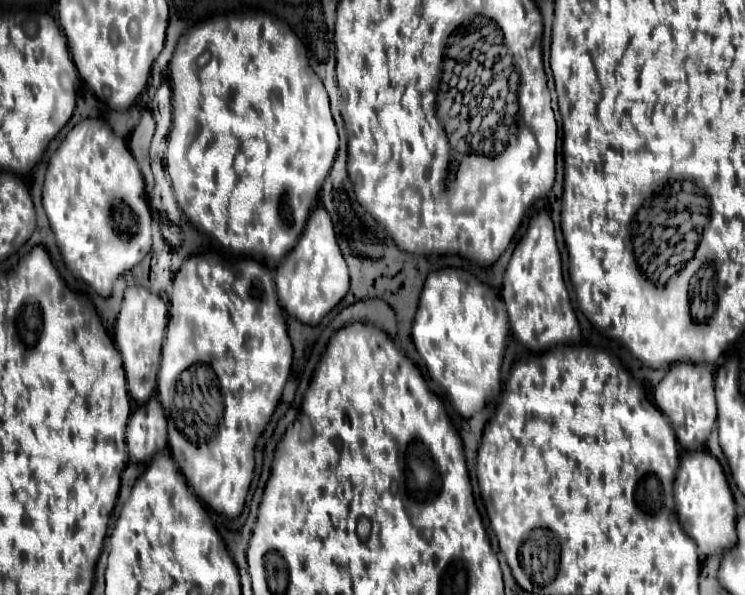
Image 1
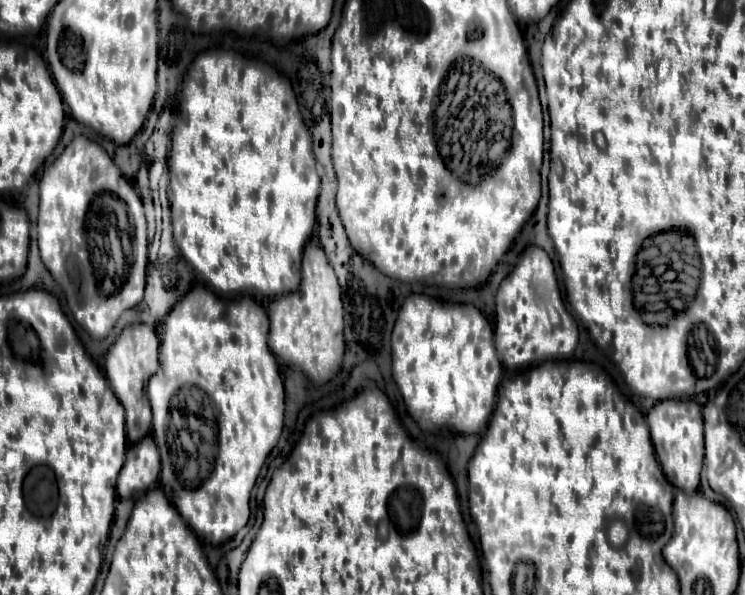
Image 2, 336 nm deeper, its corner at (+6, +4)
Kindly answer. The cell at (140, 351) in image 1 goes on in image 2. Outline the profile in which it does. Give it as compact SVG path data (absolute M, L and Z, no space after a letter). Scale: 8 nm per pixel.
M134 325L122 331L122 335L116 339L116 343L110 347L106 355L106 363L104 363L106 379L116 399L126 411L126 433L130 443L138 443L142 437L150 435L152 411L146 397L146 385L148 385L148 379L158 369L158 345L160 341L154 329L150 329L148 325Z

